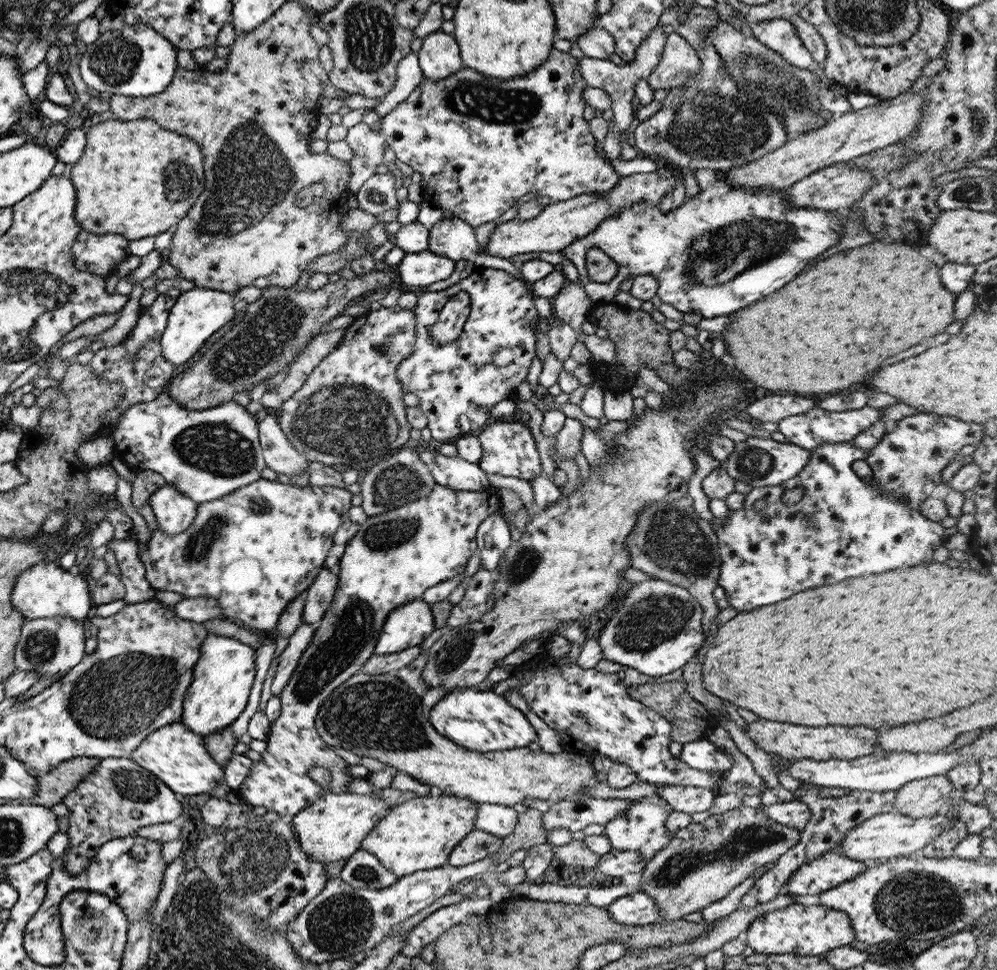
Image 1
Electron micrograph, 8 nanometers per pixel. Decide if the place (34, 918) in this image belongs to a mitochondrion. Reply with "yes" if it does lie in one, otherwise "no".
no

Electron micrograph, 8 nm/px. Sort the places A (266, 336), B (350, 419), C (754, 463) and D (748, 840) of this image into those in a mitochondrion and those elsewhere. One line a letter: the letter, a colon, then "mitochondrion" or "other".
A: mitochondrion
B: mitochondrion
C: mitochondrion
D: mitochondrion

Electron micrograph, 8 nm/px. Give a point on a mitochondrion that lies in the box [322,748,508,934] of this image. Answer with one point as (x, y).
(366, 875)

